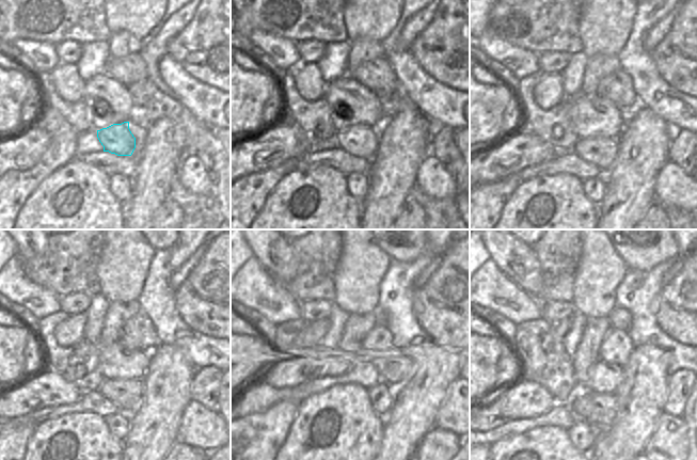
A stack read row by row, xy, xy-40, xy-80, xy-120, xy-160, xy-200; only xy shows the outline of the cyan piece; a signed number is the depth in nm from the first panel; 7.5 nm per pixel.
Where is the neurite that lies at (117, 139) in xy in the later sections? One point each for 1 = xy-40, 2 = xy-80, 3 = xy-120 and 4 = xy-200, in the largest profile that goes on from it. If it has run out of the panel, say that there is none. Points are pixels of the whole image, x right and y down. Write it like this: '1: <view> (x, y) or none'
1: xy-40 (361, 141)
2: xy-80 (601, 152)
3: xy-120 (126, 394)
4: xy-200 (603, 377)

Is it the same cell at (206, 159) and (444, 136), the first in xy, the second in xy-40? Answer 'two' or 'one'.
one

